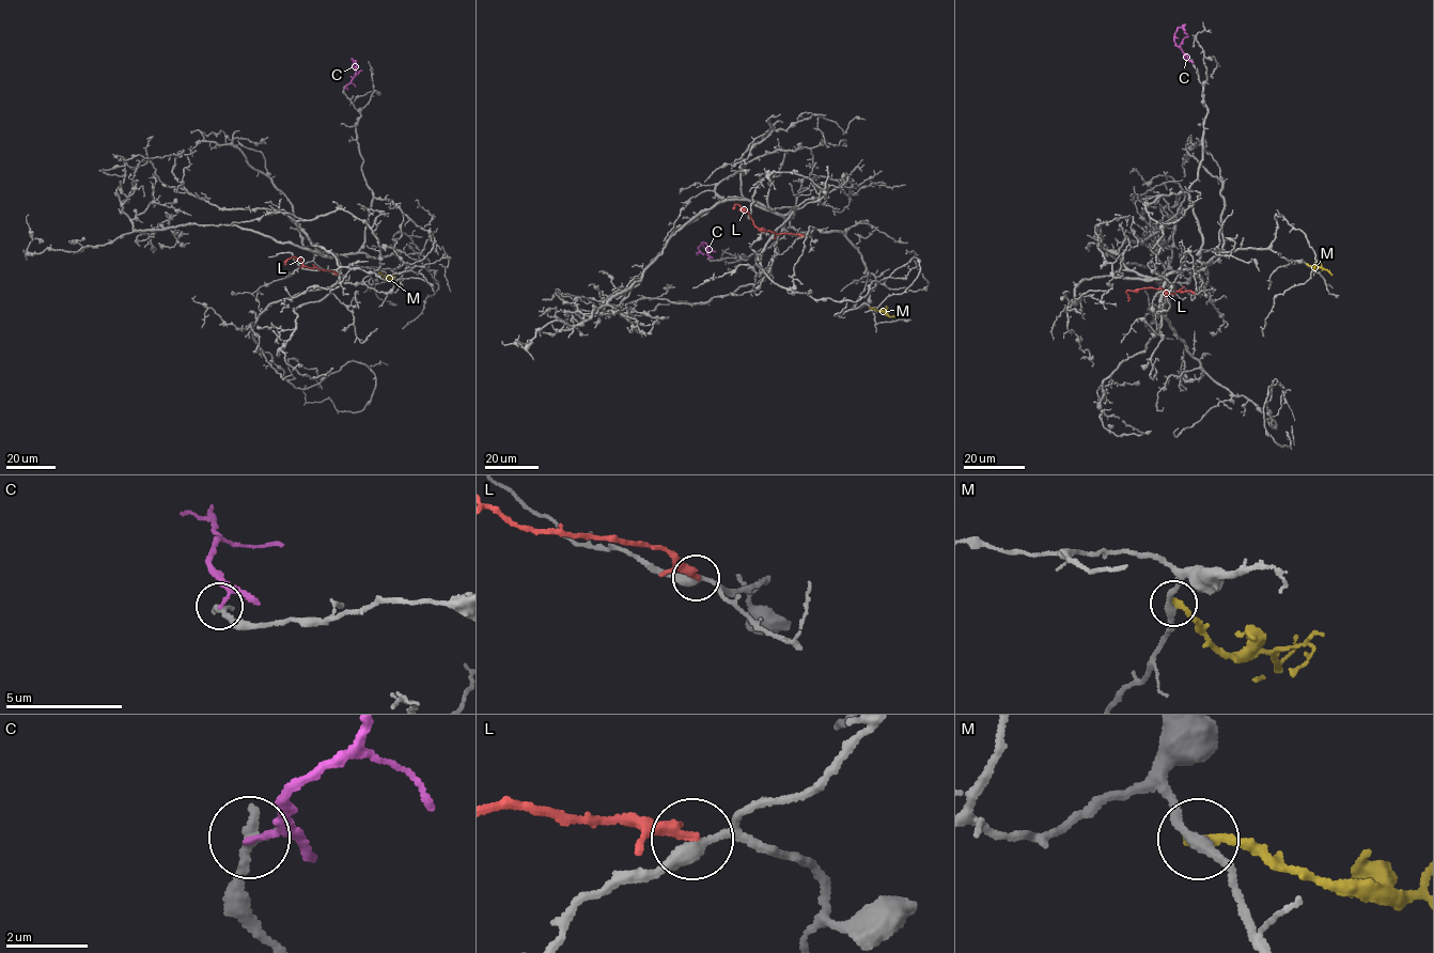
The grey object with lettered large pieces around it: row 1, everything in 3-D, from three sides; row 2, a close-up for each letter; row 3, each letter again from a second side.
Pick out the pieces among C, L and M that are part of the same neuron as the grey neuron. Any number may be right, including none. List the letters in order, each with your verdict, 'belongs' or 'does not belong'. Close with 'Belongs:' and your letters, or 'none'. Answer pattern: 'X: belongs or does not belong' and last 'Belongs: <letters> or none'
C: does not belong
L: does not belong
M: does not belong
Belongs: none

